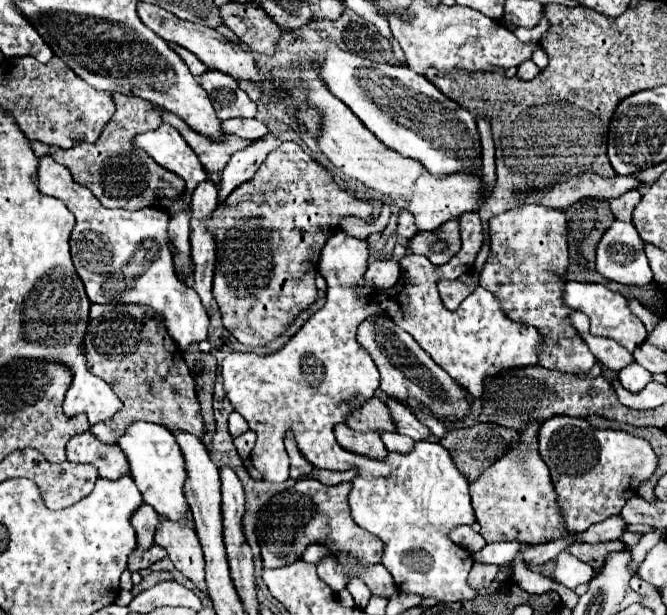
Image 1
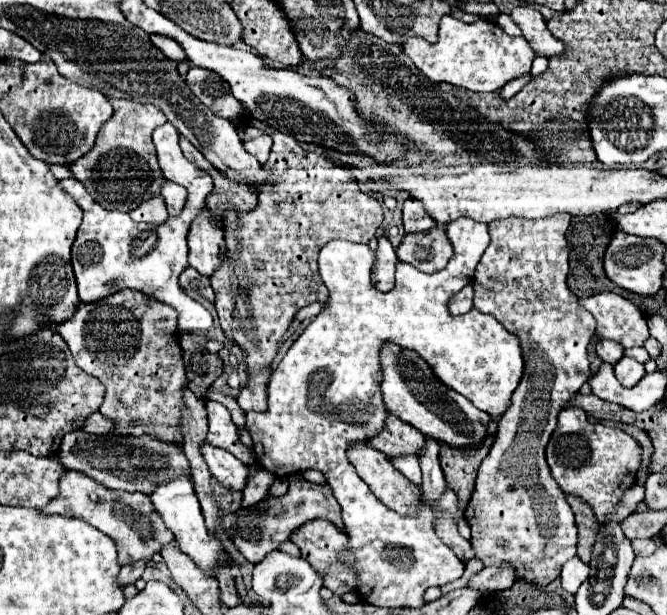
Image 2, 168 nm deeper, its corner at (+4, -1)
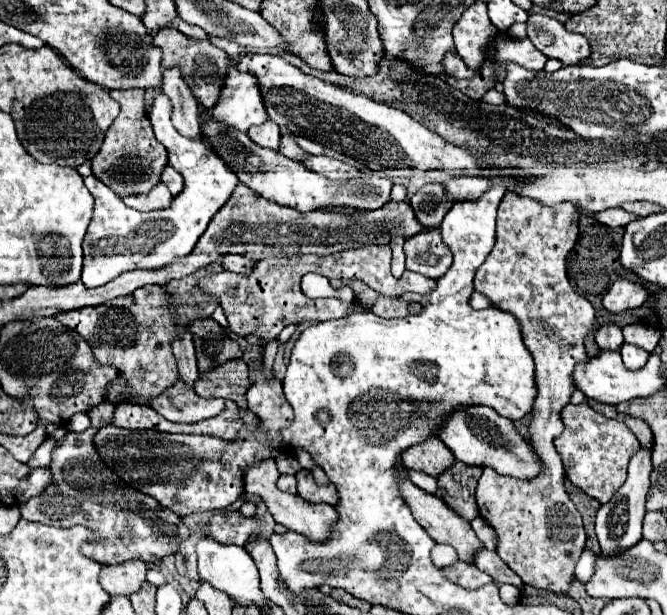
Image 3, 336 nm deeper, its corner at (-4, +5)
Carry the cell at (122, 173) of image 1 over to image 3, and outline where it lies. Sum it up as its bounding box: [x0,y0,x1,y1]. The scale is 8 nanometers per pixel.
[92,89,164,197]

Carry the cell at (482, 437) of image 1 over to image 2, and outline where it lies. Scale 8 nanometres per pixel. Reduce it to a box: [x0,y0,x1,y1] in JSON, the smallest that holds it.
[440,437,494,511]

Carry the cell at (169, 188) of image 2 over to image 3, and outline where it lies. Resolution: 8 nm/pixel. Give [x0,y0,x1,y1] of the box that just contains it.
[162,165,184,197]

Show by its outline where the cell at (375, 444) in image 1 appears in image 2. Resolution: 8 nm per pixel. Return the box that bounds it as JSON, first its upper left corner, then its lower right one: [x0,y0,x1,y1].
[348,445,420,515]

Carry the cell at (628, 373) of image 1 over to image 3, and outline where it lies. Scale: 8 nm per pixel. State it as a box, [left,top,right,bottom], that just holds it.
[620,343,650,371]

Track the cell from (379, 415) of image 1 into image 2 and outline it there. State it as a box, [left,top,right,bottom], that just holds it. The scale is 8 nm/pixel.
[370,415,424,457]

